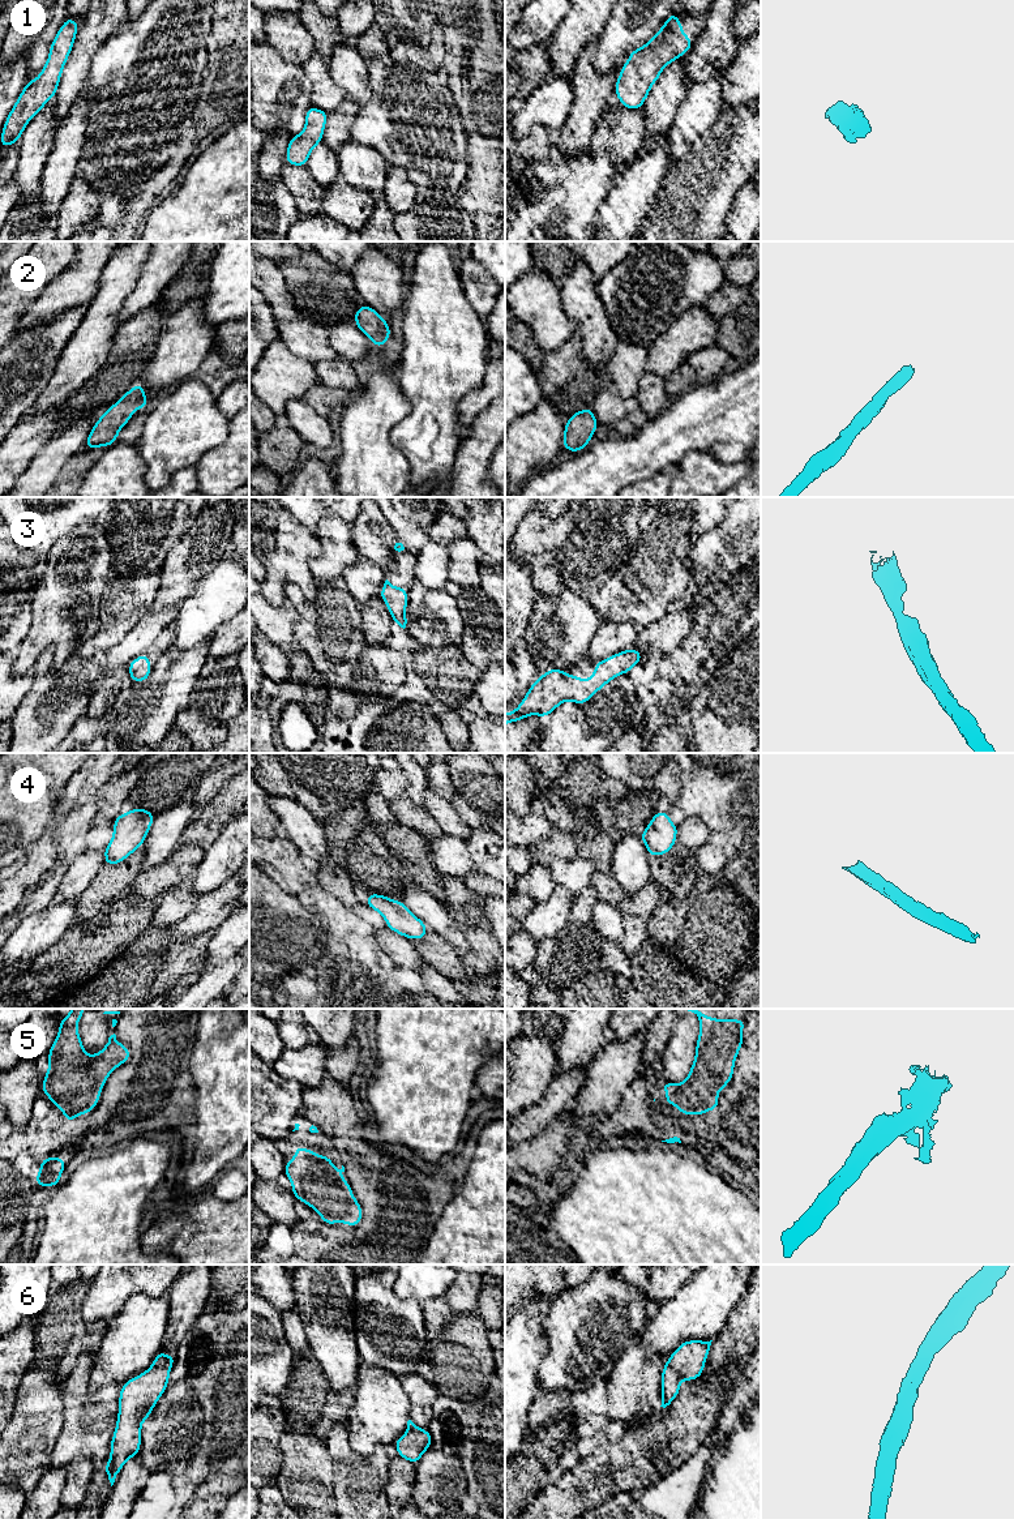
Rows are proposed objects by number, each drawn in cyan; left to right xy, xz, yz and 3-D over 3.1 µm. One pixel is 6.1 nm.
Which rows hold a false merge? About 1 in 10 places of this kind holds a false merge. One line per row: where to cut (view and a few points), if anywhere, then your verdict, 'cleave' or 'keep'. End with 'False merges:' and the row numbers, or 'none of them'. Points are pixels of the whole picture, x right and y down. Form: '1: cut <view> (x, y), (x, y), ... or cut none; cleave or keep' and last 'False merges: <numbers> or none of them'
1: cut none; keep
2: cut none; keep
3: cut none; keep
4: cut none; keep
5: cut none; keep
6: cut none; keep
False merges: none of them

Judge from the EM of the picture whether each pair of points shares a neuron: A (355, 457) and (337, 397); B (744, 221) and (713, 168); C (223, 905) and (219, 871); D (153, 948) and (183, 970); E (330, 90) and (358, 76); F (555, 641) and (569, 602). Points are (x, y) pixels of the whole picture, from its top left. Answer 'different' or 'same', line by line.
A: different
B: different
C: different
D: same
E: different
F: same

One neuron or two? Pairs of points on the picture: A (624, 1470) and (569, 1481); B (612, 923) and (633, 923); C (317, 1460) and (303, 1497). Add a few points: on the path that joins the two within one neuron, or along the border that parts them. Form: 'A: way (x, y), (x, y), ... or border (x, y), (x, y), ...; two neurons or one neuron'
A: way (611, 1481), (582, 1481); one neuron
B: border (624, 919), (624, 936), (619, 941); two neurons
C: way (308, 1470), (303, 1488); one neuron

